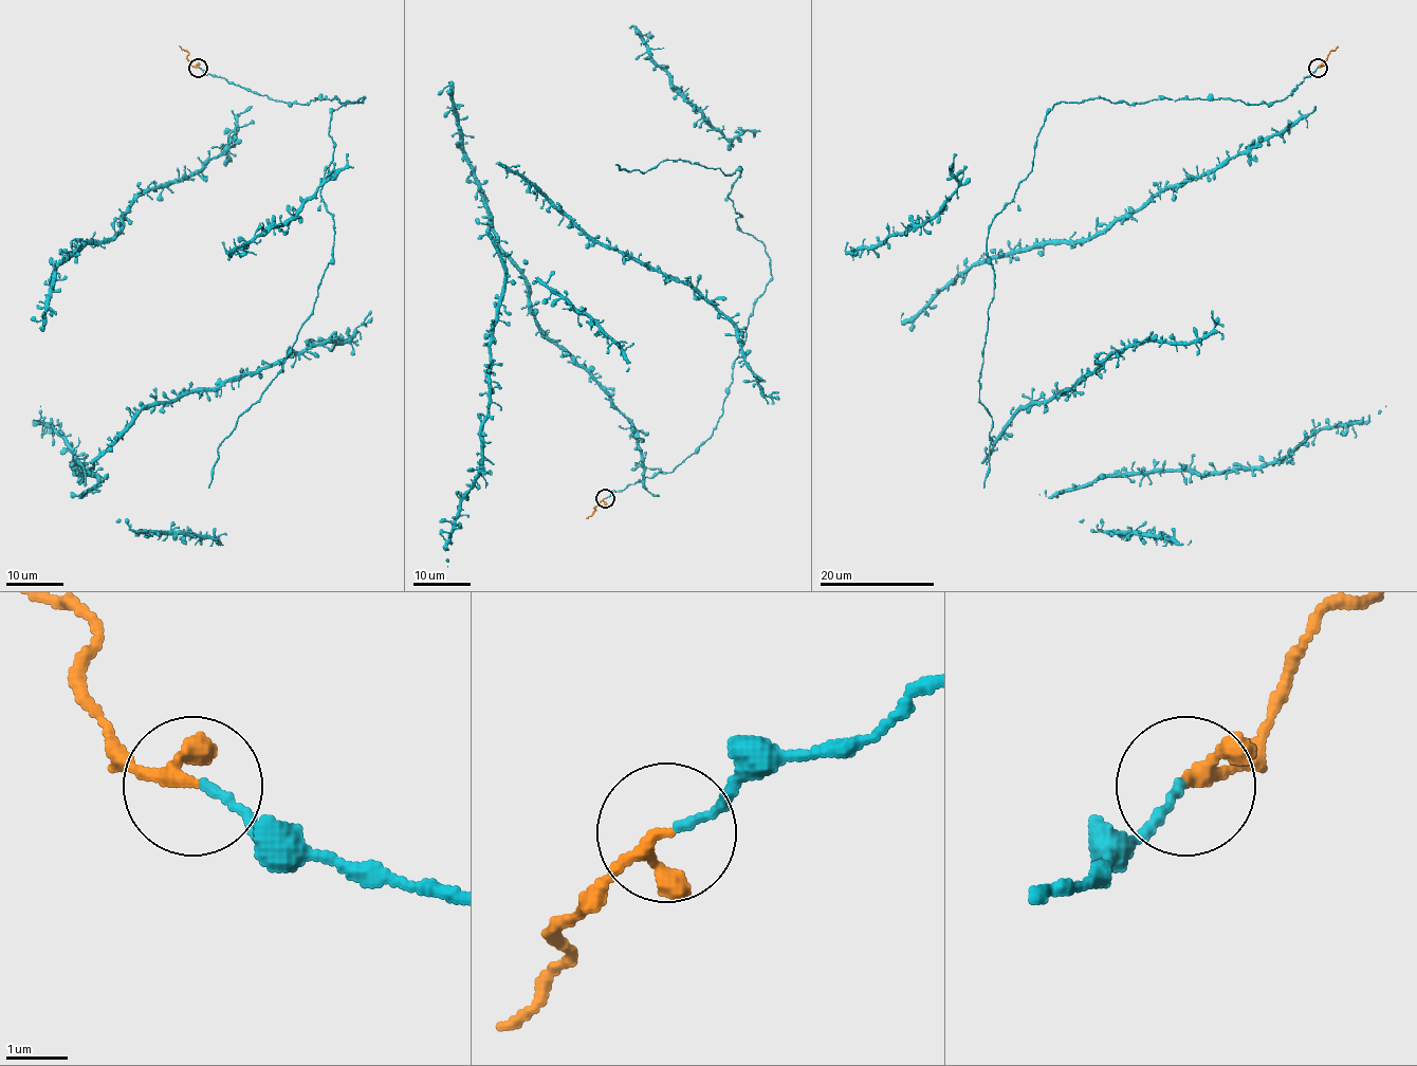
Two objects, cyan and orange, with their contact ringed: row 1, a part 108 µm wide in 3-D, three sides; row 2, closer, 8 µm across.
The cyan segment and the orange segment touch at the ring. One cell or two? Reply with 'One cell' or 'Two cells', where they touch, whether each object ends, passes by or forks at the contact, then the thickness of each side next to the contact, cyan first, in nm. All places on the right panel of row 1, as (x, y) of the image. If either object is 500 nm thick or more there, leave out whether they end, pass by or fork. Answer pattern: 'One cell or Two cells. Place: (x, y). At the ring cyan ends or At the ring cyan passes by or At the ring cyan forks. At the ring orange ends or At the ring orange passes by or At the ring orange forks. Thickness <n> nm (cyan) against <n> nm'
One cell. Place: (1318, 68). At the ring cyan ends. At the ring orange passes by. Thickness 120 nm (cyan) against 160 nm

